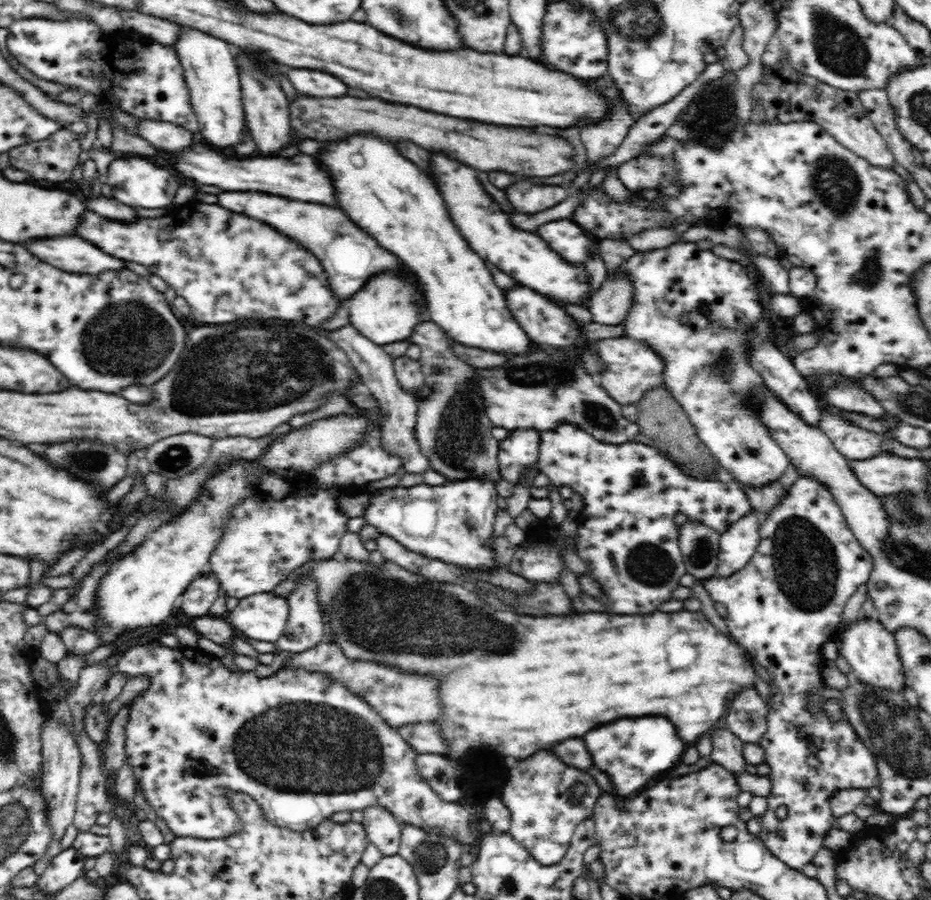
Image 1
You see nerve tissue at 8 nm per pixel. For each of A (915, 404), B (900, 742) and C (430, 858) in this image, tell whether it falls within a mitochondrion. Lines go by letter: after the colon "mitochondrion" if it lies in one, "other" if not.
A: mitochondrion
B: mitochondrion
C: mitochondrion

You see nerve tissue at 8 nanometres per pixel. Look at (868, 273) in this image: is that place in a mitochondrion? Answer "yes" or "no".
yes

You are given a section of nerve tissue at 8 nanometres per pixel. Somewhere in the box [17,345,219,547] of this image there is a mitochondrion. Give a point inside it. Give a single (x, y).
(88, 461)

